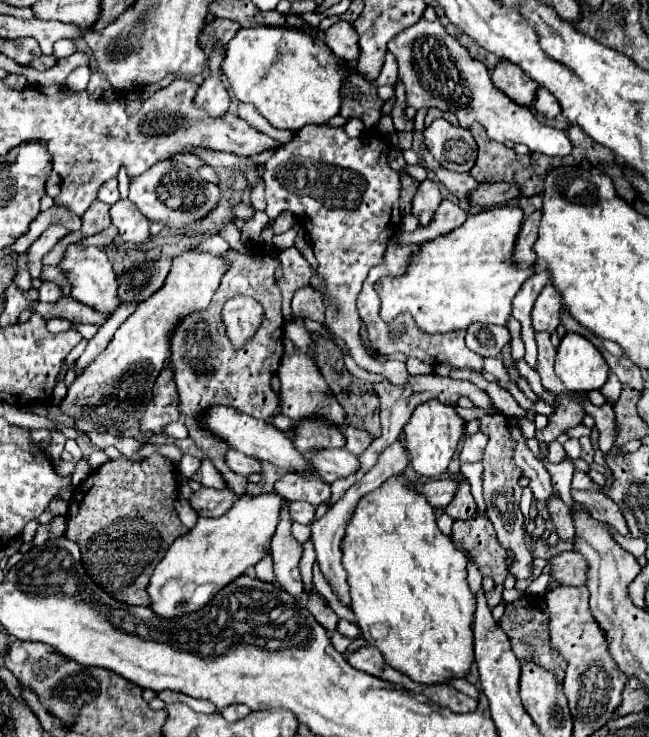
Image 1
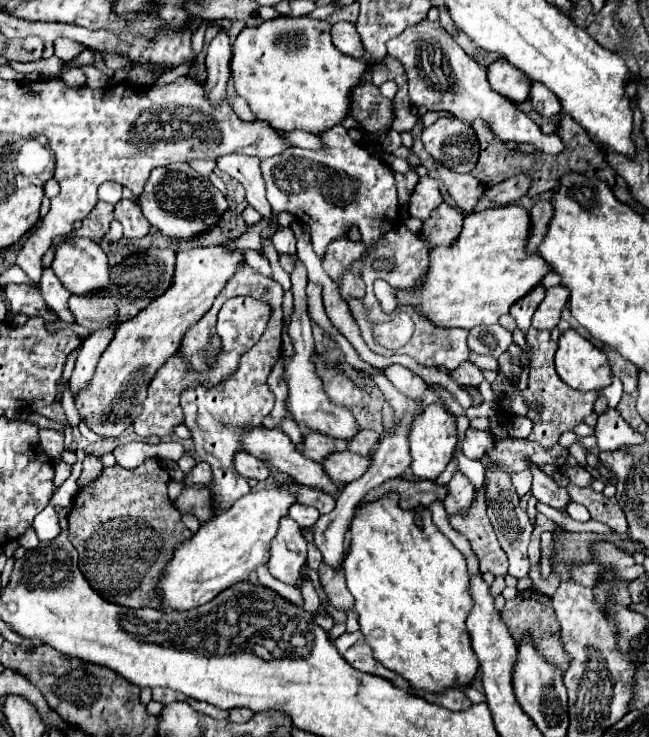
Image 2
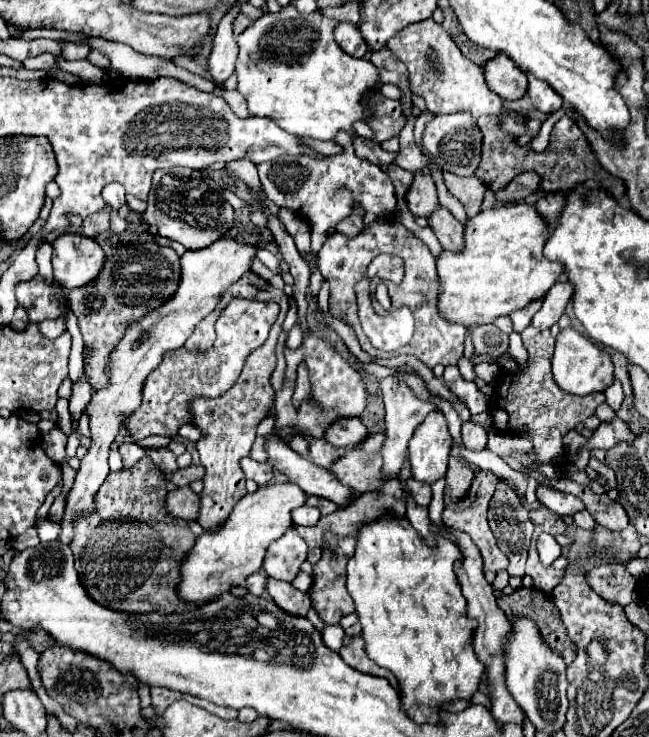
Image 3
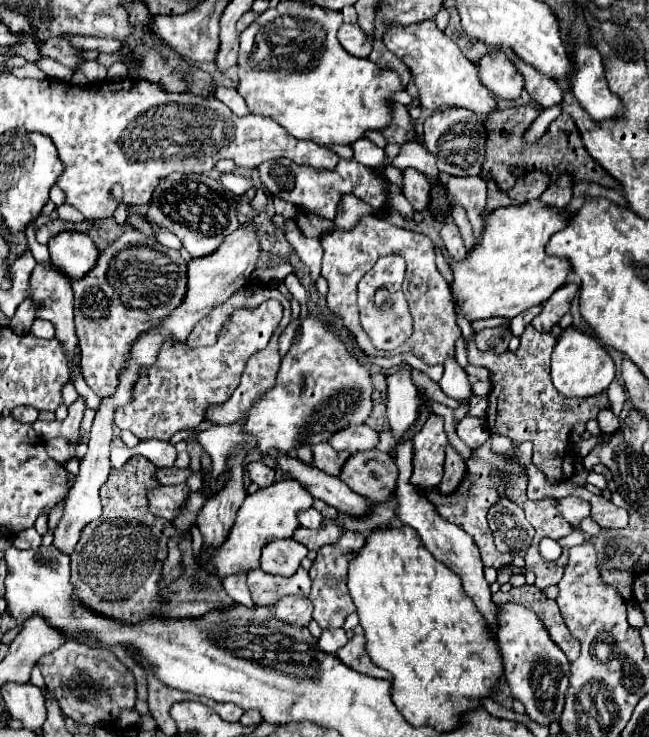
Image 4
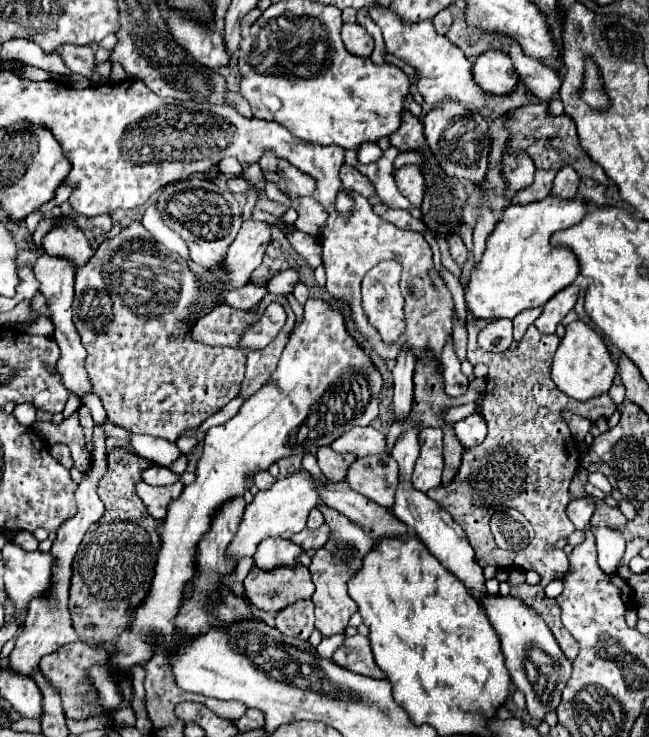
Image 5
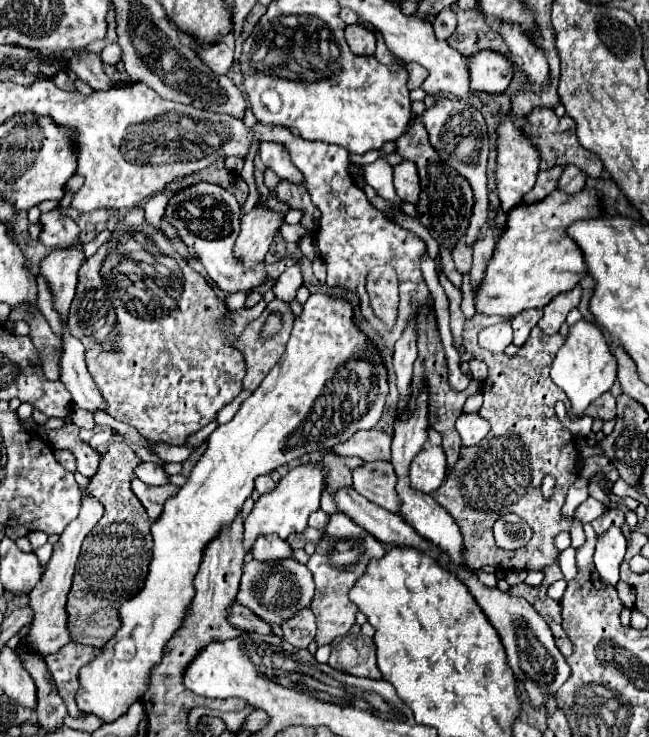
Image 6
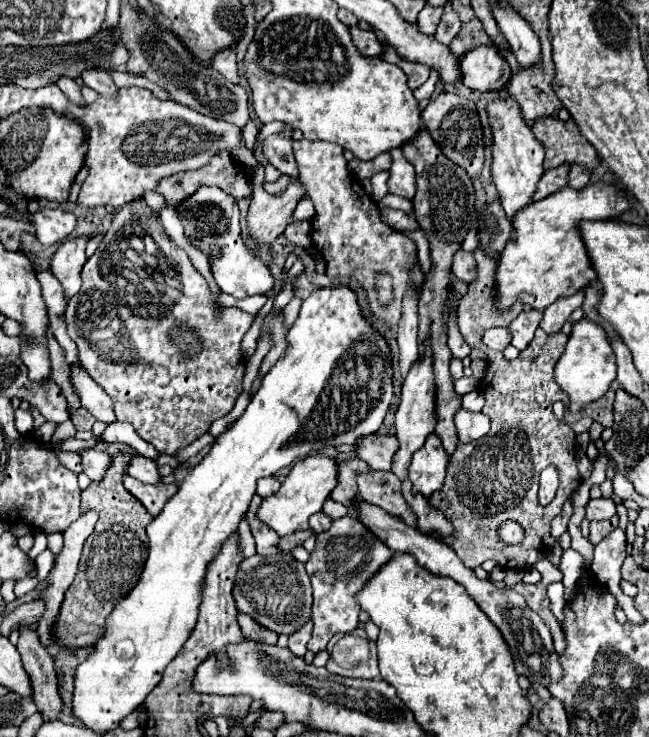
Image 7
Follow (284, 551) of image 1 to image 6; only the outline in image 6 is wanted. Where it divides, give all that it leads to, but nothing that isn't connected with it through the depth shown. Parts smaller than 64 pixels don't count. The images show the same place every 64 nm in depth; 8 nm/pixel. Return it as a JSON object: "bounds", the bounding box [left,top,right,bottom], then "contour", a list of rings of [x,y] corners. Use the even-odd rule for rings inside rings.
{"bounds":[252,536,292,562],"contour":[[[260,536],[256,540],[252,556],[258,562],[274,562],[274,560],[286,560],[292,558],[292,548],[286,540],[280,540],[278,536]]]}

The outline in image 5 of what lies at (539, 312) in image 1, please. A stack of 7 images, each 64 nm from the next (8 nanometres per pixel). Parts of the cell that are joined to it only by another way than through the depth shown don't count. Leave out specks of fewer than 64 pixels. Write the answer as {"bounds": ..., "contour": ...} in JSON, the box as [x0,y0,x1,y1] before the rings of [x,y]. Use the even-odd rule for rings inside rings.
{"bounds":[534,284,578,334],"contour":[[[570,284],[568,288],[564,288],[556,296],[552,296],[552,300],[548,300],[542,306],[542,314],[536,318],[534,326],[544,334],[556,332],[556,326],[560,324],[560,320],[574,308],[576,298],[578,298],[578,288],[574,284]]]}

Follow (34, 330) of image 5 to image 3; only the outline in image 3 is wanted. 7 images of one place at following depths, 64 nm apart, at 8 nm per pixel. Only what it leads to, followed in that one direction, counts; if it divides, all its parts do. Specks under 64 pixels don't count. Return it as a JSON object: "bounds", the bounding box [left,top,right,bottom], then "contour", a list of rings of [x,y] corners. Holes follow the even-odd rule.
{"bounds":[39,319,64,338],"contour":[[[60,319],[57,320],[44,320],[43,322],[39,323],[40,332],[46,336],[46,338],[56,338],[60,334],[60,330],[64,330],[64,324],[60,324]]]}

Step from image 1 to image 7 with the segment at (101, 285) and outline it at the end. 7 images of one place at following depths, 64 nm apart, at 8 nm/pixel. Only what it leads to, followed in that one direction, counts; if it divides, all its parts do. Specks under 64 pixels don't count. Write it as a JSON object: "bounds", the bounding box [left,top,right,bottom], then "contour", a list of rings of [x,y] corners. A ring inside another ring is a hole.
{"bounds":[26,208,76,246],"contour":[[[42,208],[34,216],[26,214],[26,218],[34,224],[36,238],[40,240],[42,246],[52,246],[60,240],[66,240],[76,228],[76,216],[60,208],[56,210]]]}

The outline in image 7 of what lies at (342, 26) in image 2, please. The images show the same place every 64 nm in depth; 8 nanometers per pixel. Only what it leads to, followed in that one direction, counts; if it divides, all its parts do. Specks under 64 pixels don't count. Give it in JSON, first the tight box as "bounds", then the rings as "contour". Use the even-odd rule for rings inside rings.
{"bounds":[350,26,380,56],"contour":[[[352,26],[350,36],[362,56],[378,56],[380,54],[380,42],[372,30],[362,30],[360,26]]]}

